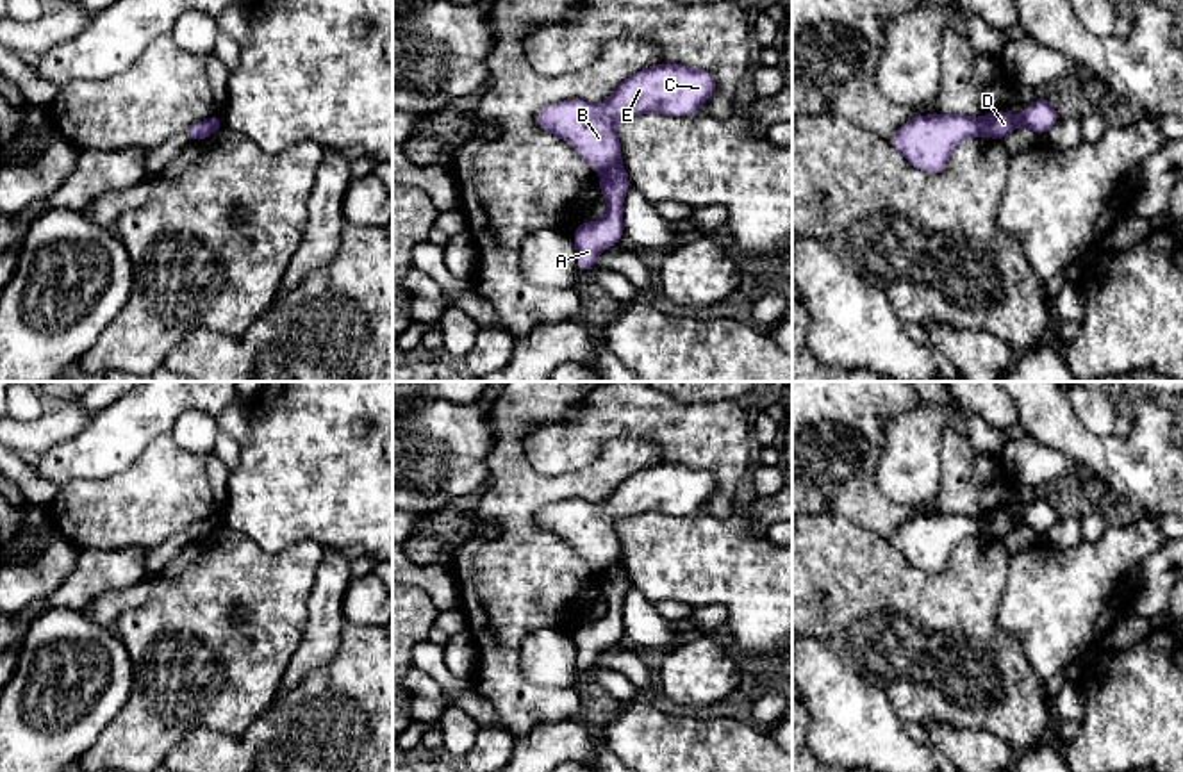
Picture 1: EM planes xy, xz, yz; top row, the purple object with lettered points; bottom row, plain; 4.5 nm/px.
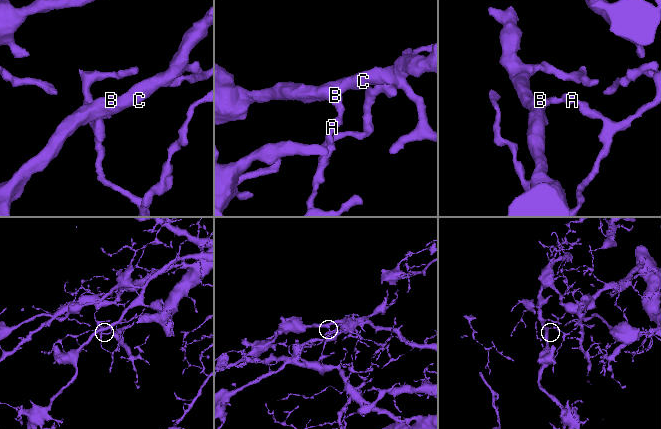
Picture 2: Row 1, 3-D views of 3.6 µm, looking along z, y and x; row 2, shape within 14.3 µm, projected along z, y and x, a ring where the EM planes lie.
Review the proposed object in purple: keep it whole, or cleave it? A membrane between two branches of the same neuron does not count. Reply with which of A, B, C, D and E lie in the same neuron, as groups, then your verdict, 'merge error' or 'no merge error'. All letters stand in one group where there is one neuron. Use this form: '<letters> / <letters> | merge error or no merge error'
A D / B C E | merge error

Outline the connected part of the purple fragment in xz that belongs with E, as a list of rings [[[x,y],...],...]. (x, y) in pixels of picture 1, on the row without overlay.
[[[658,462],[625,478],[603,505],[564,499],[537,513],[537,526],[573,544],[592,567],[605,571],[619,562],[616,524],[642,512],[692,515],[717,490],[707,469]]]

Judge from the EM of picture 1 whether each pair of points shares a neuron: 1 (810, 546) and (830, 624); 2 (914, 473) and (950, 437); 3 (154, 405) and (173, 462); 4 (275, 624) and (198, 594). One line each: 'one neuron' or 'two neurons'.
1: one neuron
2: two neurons
3: two neurons
4: one neuron

